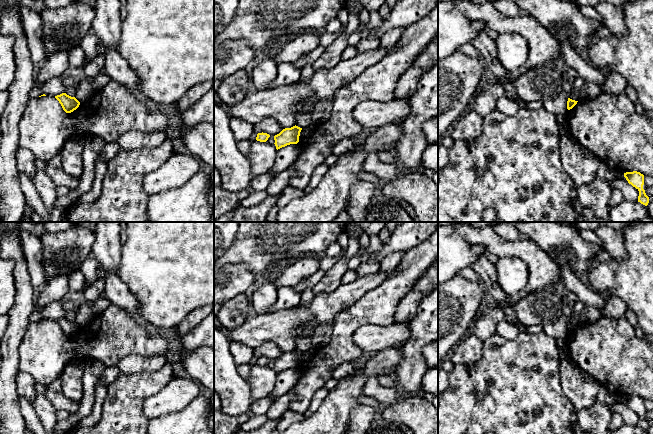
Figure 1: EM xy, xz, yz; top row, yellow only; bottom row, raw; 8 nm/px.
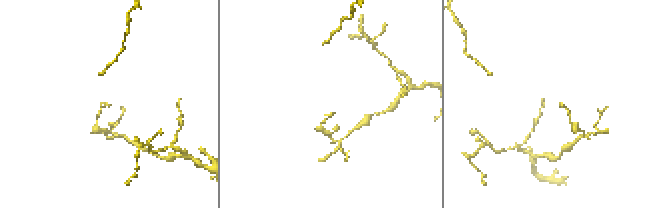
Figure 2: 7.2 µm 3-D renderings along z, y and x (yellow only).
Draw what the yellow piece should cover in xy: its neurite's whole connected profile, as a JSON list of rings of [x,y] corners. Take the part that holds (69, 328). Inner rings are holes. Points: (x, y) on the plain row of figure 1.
[[[66,317],[57,319],[57,320],[55,320],[55,322],[59,325],[63,334],[66,337],[73,336],[80,329],[80,326],[75,321],[71,321],[71,320],[67,319]]]

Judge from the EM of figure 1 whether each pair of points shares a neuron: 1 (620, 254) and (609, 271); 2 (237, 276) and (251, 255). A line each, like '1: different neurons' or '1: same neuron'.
1: different neurons
2: different neurons

